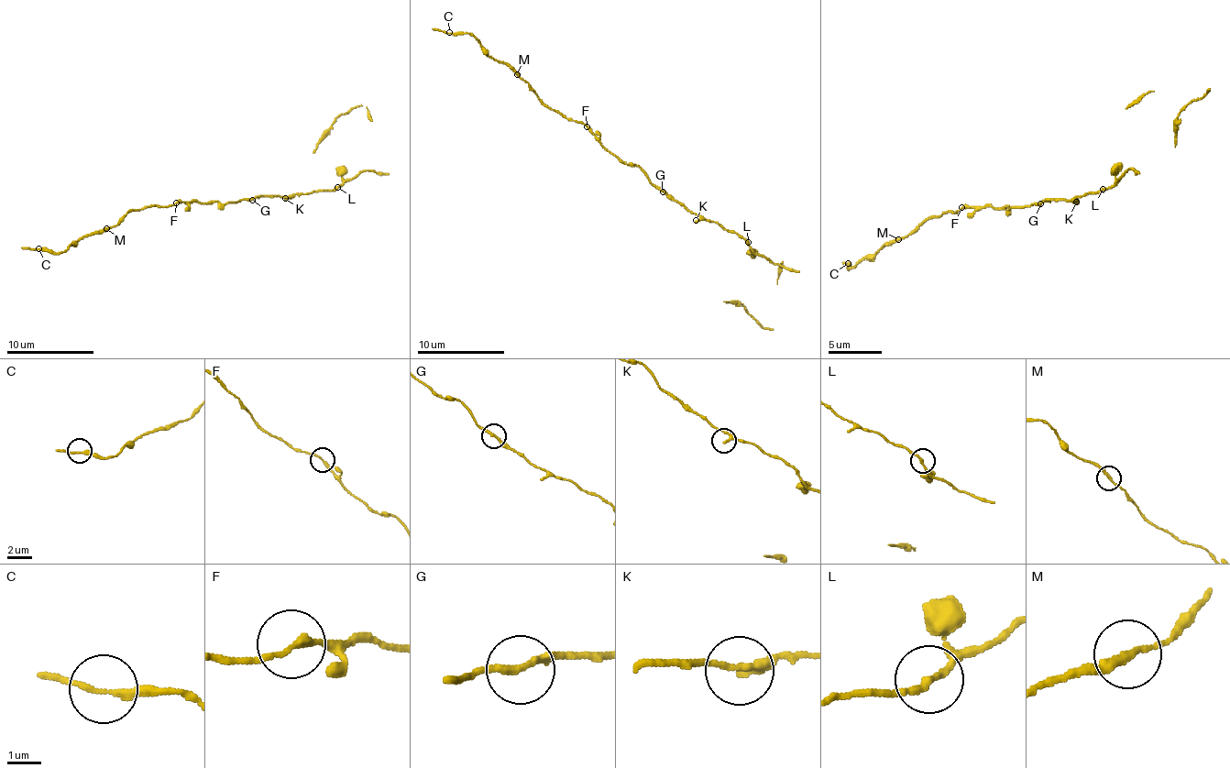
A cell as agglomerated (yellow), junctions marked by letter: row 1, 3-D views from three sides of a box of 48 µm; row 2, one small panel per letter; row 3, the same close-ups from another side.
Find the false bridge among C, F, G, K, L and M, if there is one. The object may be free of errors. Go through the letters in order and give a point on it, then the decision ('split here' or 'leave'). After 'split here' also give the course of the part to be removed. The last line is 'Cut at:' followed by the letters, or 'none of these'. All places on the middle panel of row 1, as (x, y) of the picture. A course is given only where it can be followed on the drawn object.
C: place (449, 32); leave
F: place (587, 126); leave
G: place (663, 192); leave
K: place (696, 220); leave
L: place (748, 242); leave
M: place (517, 74); leave
Cut at: none of these

